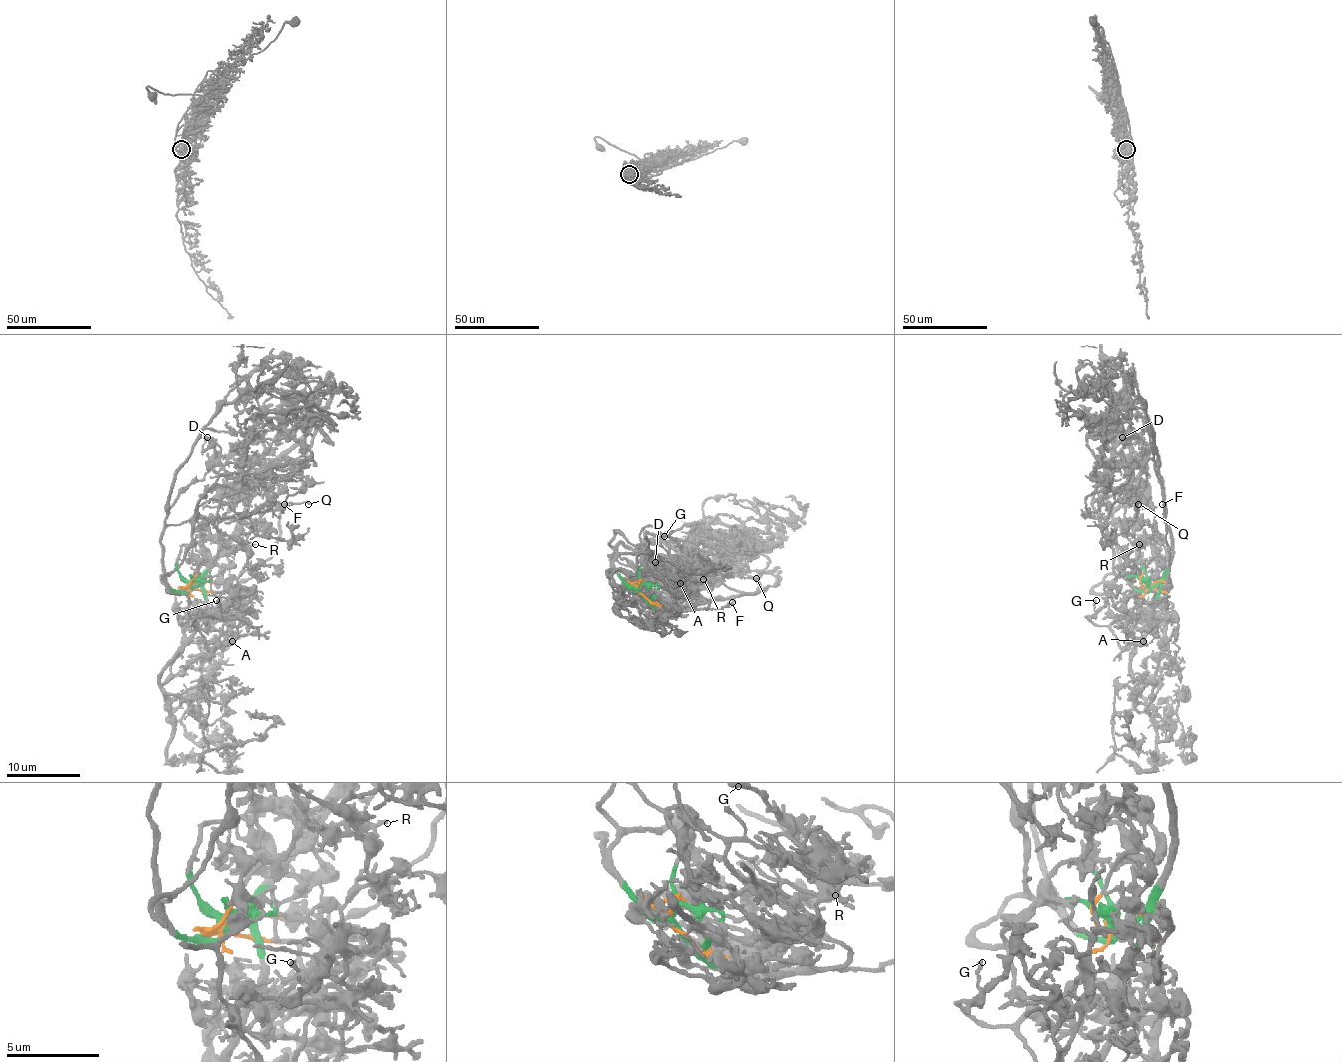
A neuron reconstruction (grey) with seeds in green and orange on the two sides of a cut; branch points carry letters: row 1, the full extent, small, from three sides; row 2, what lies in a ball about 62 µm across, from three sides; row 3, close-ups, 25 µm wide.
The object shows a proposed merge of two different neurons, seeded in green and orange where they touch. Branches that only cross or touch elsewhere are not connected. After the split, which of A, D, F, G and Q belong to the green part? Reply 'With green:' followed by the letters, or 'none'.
With green: A, D, G

